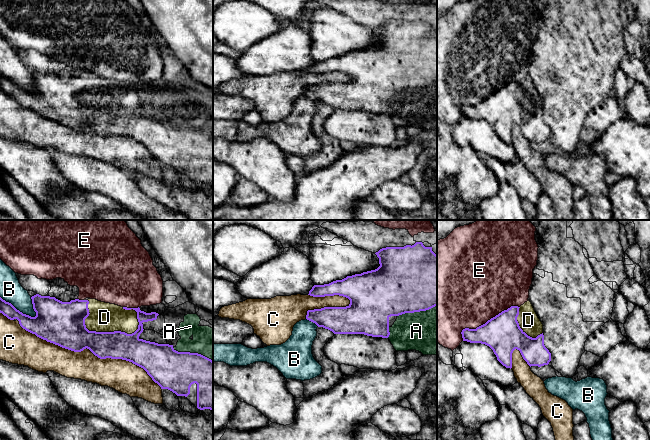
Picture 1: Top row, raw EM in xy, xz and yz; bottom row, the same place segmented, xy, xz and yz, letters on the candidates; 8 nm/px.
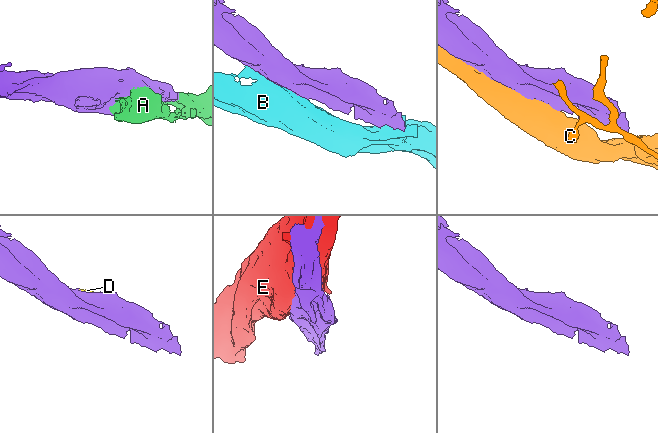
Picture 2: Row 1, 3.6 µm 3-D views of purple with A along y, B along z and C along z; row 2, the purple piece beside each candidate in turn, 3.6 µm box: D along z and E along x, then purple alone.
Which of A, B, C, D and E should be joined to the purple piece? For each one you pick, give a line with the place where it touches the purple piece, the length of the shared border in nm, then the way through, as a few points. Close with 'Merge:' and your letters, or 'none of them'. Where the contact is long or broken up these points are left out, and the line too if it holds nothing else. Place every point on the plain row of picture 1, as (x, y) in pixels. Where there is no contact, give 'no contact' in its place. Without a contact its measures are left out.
A: xy (192, 129) | 340 nm
D: xy (99, 108) | 480 nm
Merge: A, D

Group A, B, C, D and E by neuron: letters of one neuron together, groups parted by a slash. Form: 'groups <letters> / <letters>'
groups A D / B / C / E

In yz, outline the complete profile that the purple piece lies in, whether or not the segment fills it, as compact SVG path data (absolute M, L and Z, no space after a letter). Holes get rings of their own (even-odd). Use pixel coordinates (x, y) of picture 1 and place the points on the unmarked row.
M529 76L520 83L511 82L476 105L465 104L461 110L463 117L489 122L506 144L512 144L515 125L530 143L551 137L551 129L544 121L543 100Z

